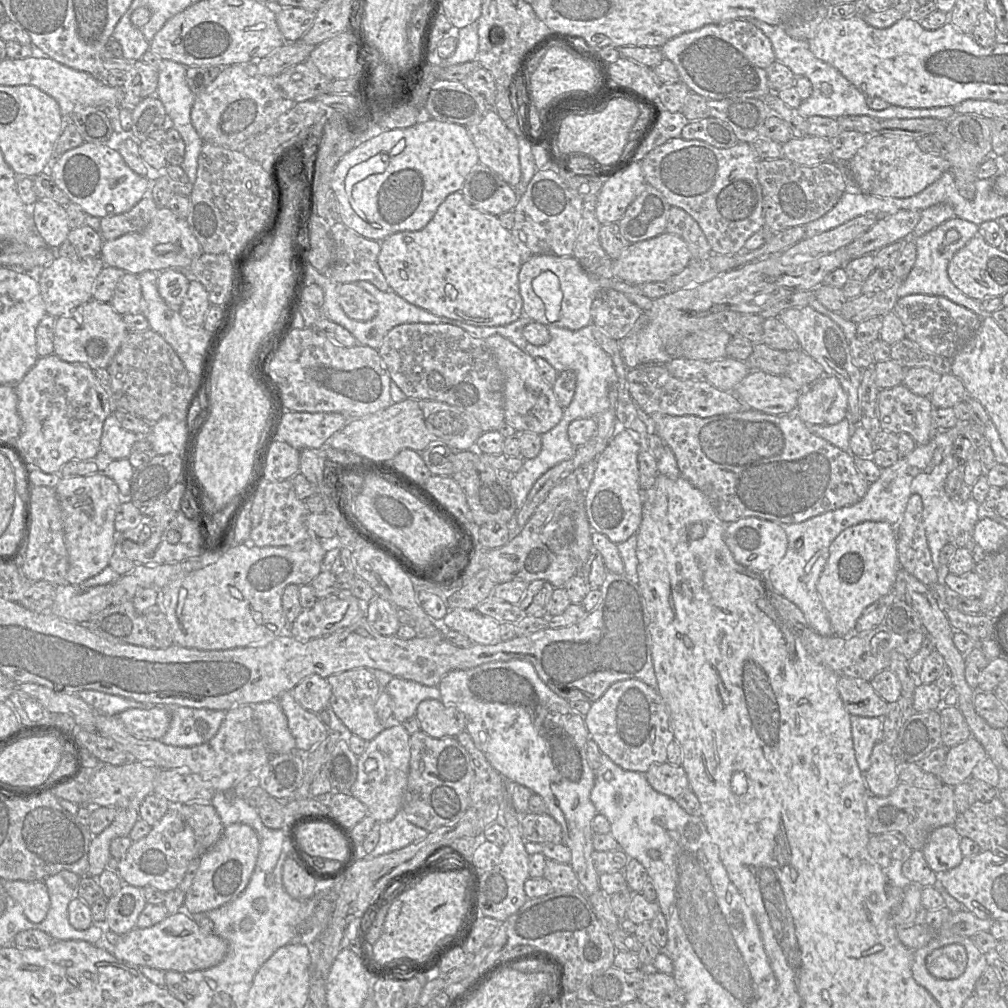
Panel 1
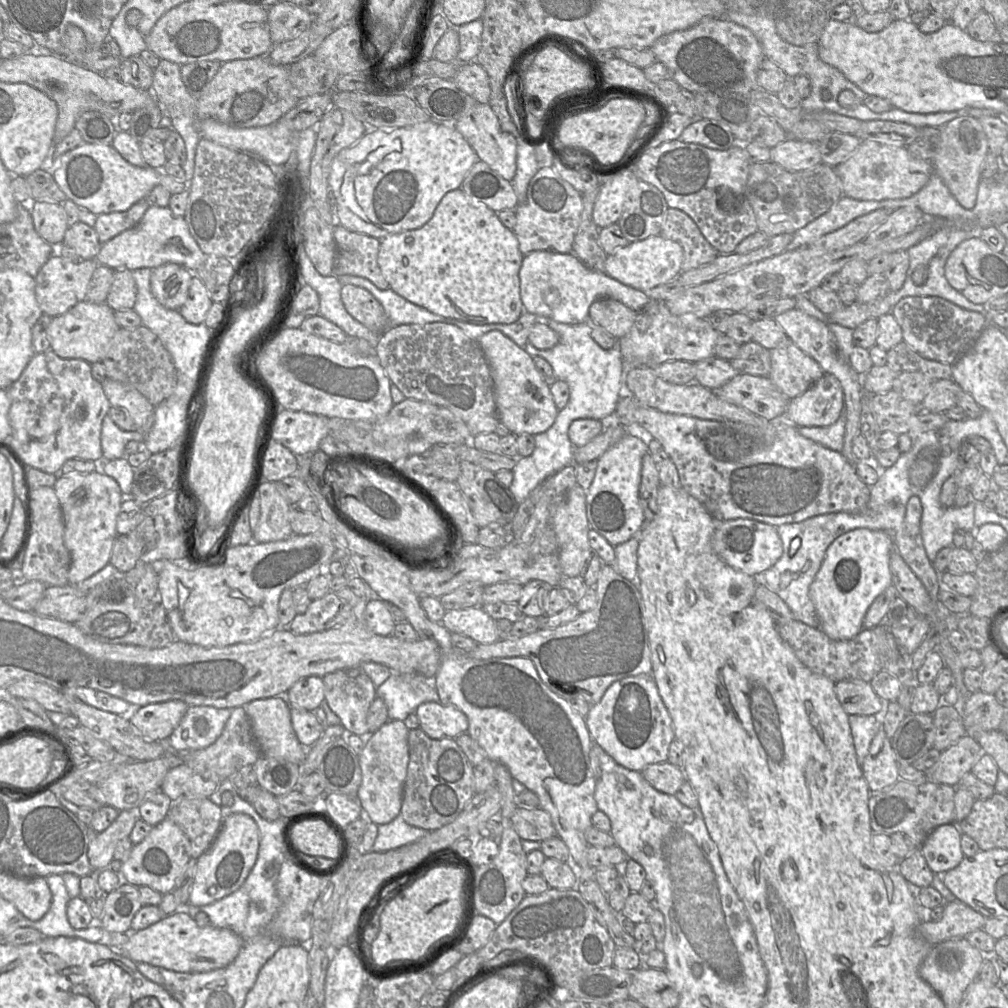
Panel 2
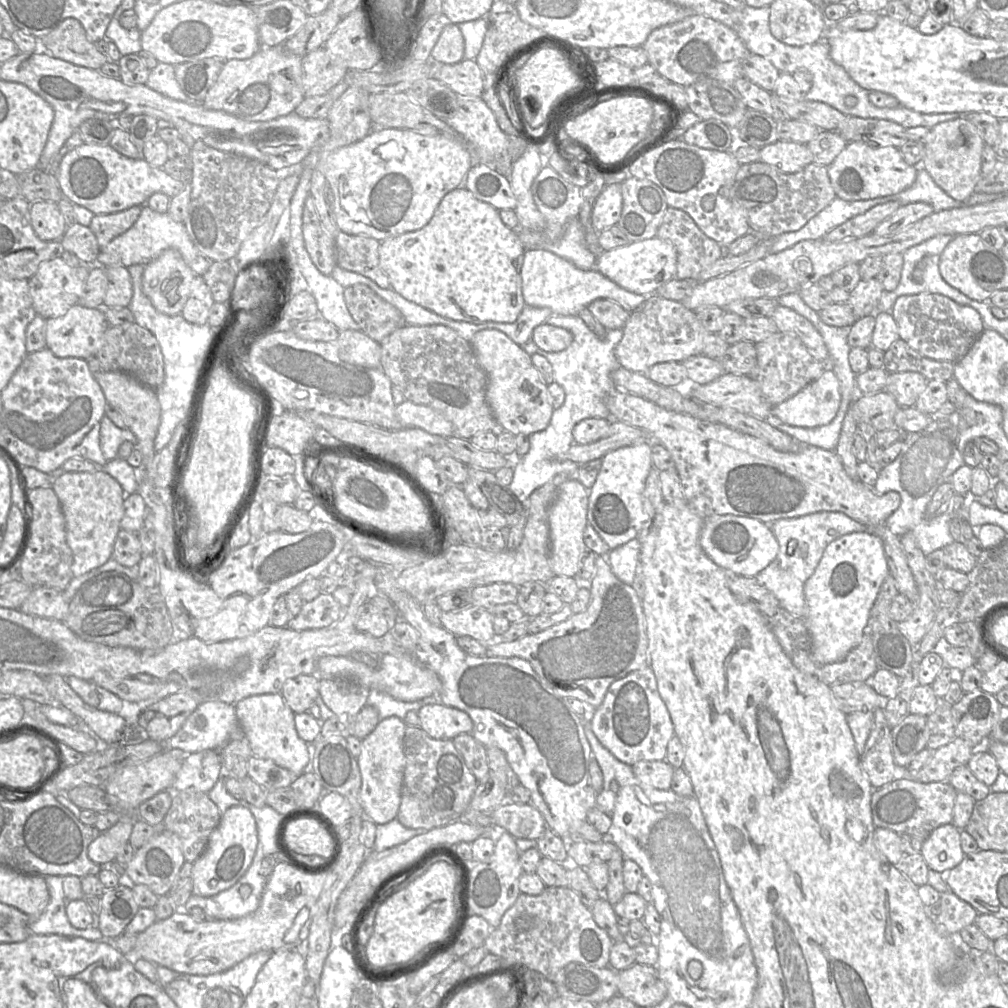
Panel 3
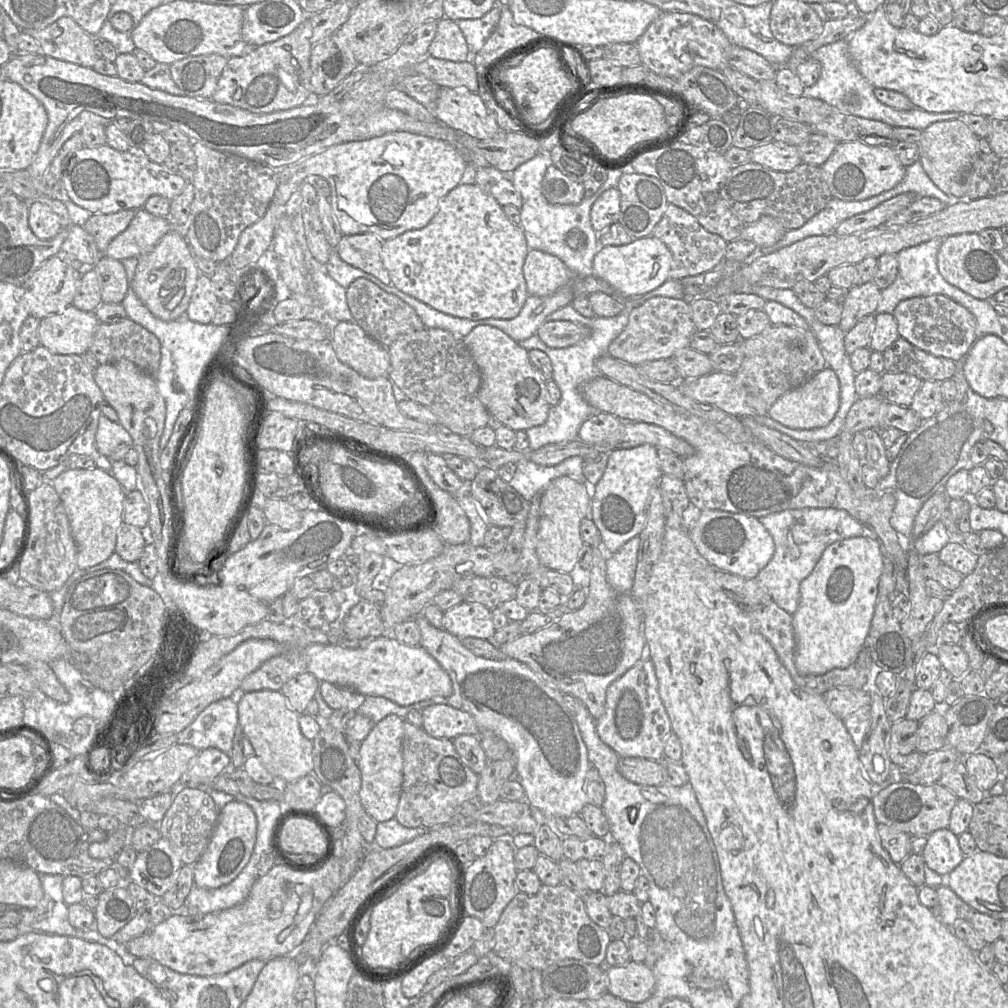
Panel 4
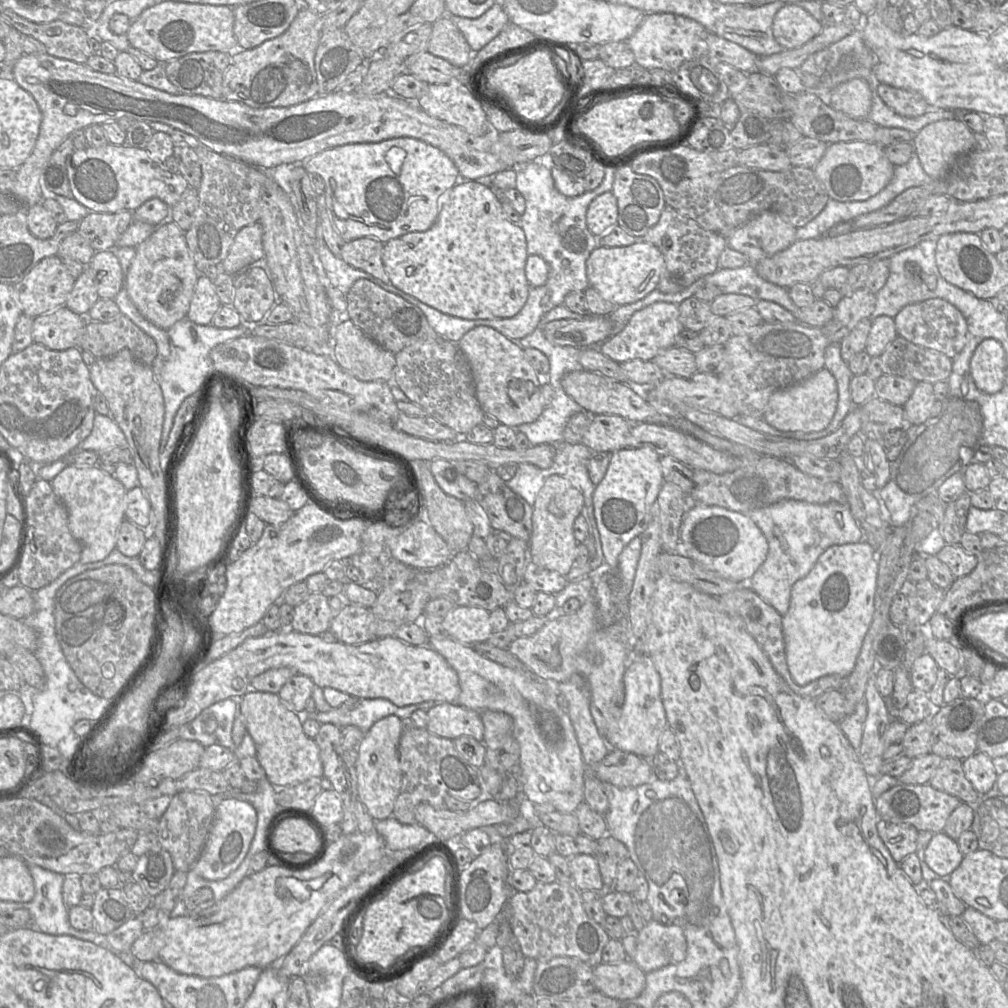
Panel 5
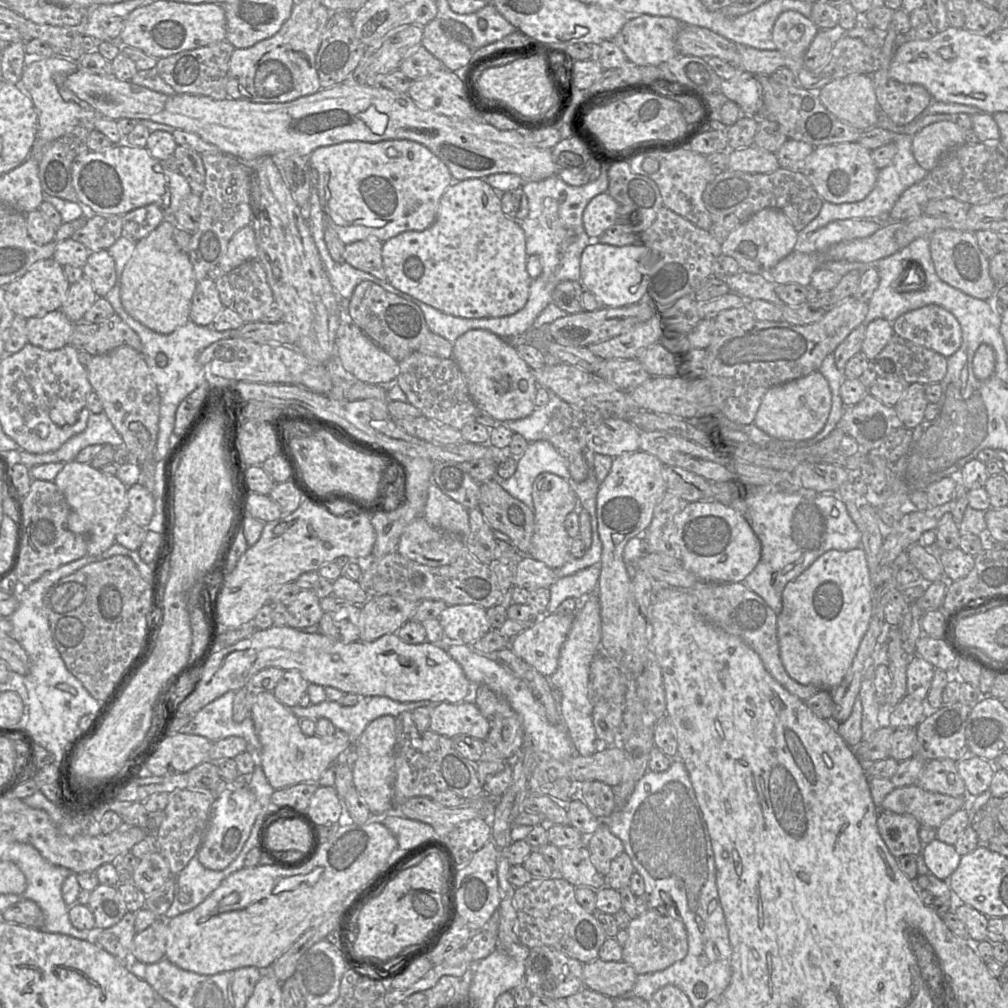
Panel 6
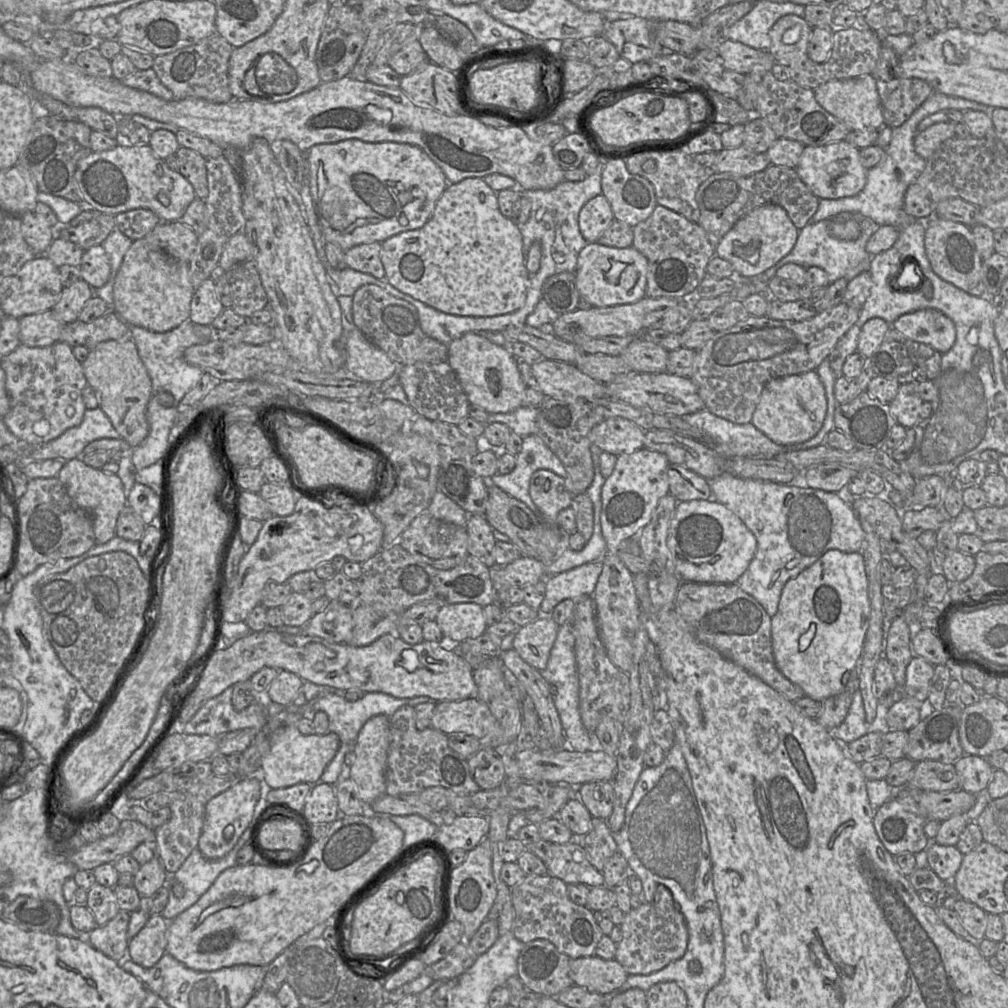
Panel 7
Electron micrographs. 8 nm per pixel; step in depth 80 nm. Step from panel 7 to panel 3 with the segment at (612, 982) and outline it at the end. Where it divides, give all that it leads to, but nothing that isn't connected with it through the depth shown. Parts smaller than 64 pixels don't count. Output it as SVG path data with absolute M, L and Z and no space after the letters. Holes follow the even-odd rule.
M634 963L618 972L618 994L637 1007L653 1007L667 996L667 986L655 966Z

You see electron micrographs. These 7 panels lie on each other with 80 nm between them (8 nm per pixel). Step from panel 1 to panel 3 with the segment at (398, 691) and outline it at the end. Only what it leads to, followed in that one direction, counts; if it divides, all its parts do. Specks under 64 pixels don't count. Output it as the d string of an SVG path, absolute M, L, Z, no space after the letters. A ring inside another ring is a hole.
M371 689L367 699L367 705L374 706L378 710L380 721L390 716L404 719L408 712L418 712L423 706L429 704L444 704L440 693L434 693L418 701L405 702L383 691Z

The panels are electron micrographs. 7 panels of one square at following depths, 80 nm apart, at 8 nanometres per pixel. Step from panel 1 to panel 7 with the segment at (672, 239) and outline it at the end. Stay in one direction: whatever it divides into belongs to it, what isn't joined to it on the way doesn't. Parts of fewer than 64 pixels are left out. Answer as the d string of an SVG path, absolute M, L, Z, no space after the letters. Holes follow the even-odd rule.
M597 242L587 243L578 255L576 287L592 307L631 304L646 296L647 270L647 258L633 246L614 248Z

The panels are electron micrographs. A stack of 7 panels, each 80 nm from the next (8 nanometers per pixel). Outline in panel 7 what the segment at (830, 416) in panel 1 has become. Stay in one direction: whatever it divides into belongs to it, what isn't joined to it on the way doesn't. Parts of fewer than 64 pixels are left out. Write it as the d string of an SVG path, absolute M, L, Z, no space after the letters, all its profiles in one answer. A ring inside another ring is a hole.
M815 370L768 381L760 395L751 423L773 442L789 445L805 442L821 429L827 412L825 388Z

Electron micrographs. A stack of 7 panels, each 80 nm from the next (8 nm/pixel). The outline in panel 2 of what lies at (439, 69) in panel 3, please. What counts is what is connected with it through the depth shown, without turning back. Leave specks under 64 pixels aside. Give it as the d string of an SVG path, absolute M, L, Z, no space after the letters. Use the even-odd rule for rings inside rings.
M476 61L459 65L459 70L454 76L453 82L478 103L489 103L491 95L490 79L485 69Z

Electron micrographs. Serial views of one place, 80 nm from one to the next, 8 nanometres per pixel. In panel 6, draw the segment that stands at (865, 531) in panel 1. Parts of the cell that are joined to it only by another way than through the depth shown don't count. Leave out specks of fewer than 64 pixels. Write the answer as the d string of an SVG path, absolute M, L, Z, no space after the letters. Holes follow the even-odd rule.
M864 550L827 551L786 585L782 602L777 636L786 672L802 685L836 688L850 670L872 618L872 580Z

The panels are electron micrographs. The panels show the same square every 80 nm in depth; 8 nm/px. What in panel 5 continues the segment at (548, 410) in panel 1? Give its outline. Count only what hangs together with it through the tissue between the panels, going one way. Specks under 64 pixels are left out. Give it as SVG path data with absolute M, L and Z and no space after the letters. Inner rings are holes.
M477 326L464 334L458 347L472 370L475 395L484 413L512 428L532 423L540 416L545 408L541 398L544 380L527 361L518 342L491 327Z

